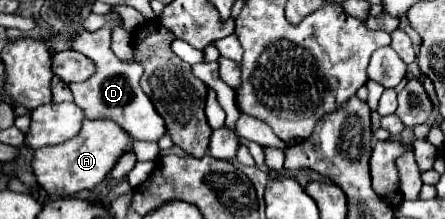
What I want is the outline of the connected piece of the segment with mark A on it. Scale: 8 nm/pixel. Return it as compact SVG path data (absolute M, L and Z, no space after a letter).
M90 121L82 123L82 131L56 147L46 147L44 151L34 151L32 171L38 185L48 195L72 197L78 191L90 191L102 183L108 171L114 167L116 159L128 151L132 139L114 121Z

